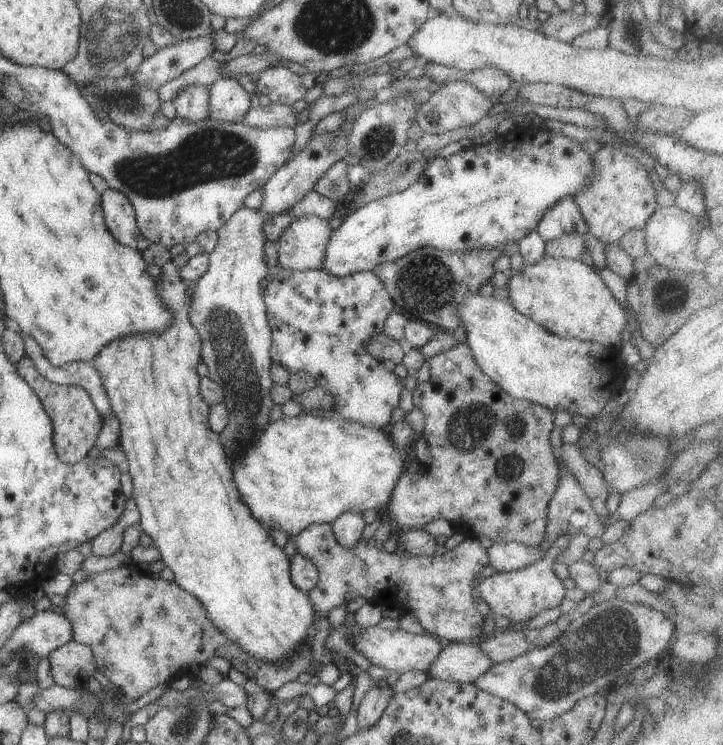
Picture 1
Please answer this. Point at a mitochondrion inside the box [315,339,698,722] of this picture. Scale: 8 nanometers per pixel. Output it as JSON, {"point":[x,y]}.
{"point":[592,648]}

